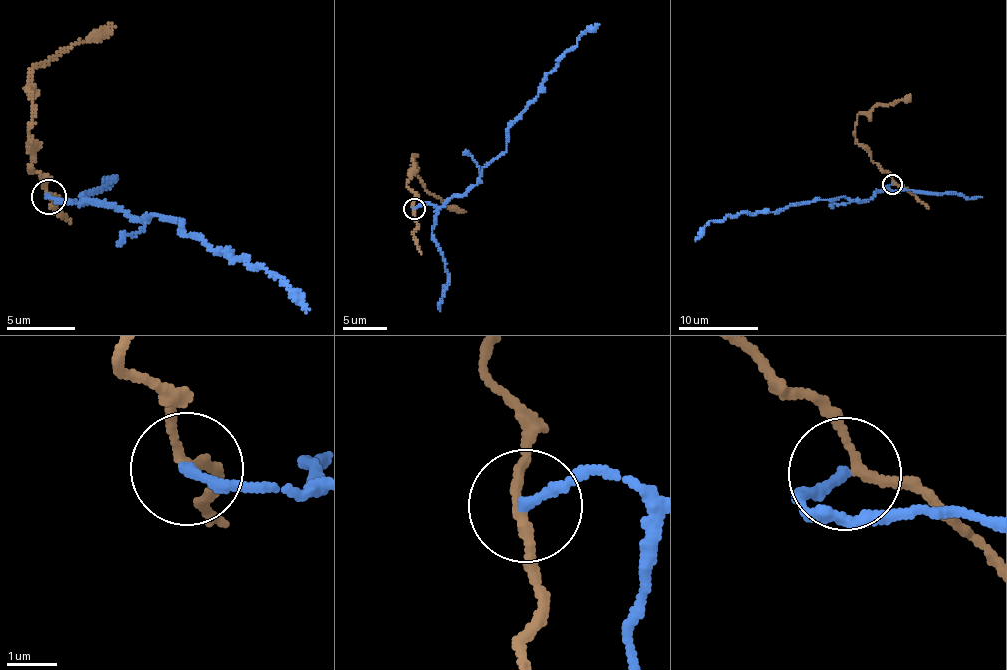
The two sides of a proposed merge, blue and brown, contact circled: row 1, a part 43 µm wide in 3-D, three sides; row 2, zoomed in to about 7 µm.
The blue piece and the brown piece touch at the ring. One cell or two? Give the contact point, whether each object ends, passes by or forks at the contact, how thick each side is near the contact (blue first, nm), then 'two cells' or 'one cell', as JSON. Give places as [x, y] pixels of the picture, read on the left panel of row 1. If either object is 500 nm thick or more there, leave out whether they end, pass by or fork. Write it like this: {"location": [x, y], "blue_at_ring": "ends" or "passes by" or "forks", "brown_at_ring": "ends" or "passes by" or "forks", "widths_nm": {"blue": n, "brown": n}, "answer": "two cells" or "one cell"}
{"location": [48, 197], "blue_at_ring": "ends", "brown_at_ring": "passes by", "widths_nm": {"blue": 200, "brown": 170}, "answer": "two cells"}

